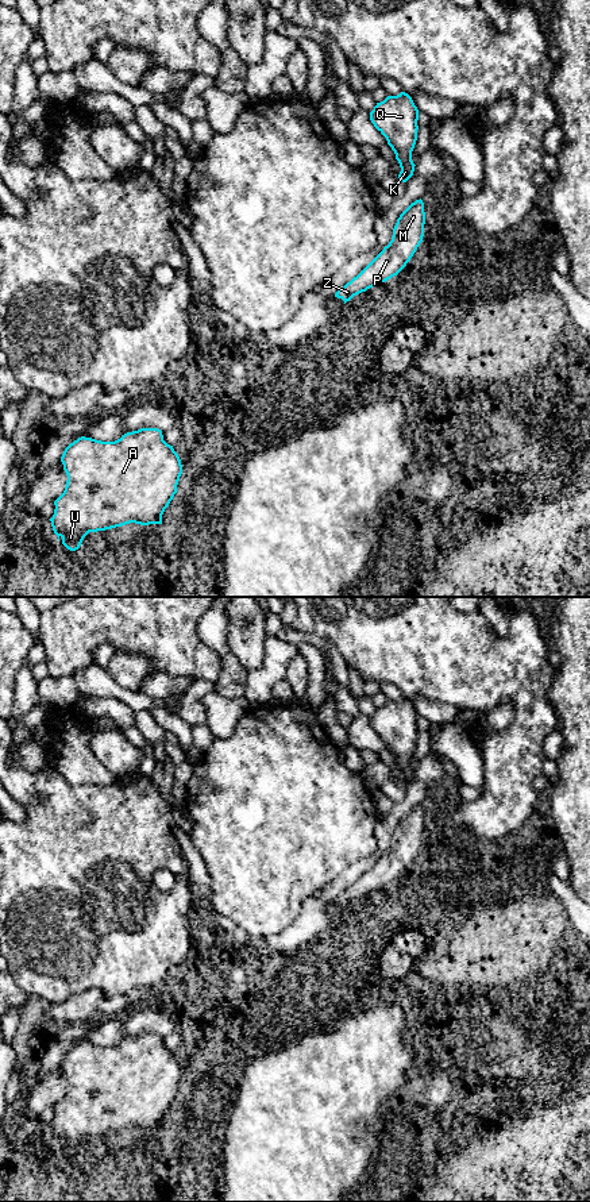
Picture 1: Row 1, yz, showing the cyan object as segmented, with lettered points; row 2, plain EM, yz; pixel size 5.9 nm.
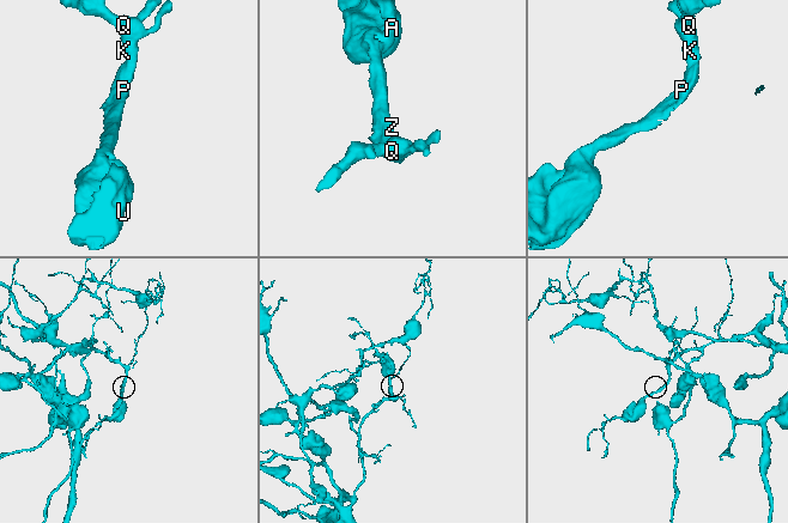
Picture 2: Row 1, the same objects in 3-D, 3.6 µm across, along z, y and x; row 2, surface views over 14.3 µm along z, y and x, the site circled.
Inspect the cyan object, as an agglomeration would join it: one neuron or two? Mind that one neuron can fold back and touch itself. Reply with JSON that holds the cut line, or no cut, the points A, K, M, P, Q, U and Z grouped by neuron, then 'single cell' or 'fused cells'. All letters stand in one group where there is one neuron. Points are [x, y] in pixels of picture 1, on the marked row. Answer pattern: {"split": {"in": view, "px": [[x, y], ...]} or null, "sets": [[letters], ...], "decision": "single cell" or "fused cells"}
{"split": null, "sets": [["A", "K", "M", "P", "Q", "U", "Z"]], "decision": "single cell"}

